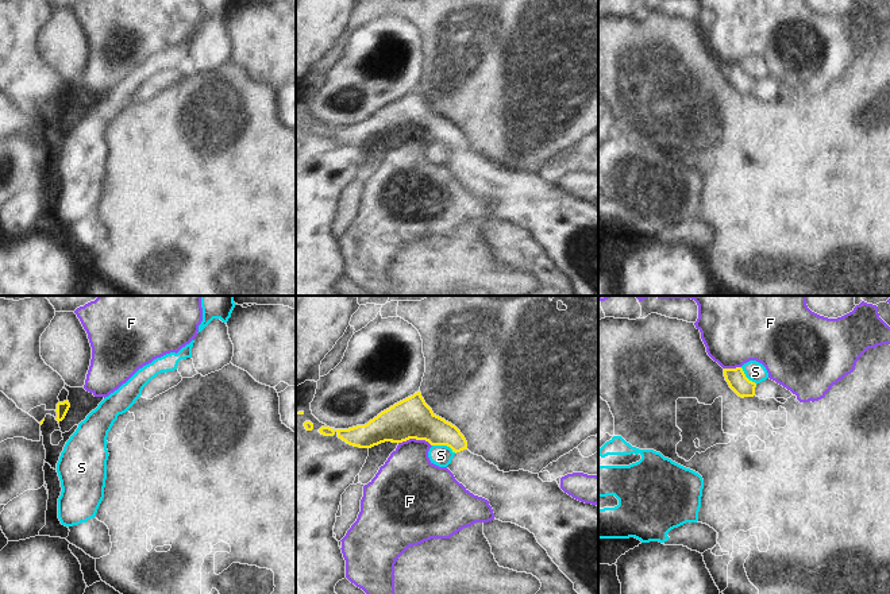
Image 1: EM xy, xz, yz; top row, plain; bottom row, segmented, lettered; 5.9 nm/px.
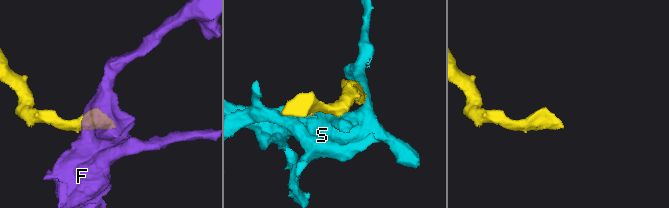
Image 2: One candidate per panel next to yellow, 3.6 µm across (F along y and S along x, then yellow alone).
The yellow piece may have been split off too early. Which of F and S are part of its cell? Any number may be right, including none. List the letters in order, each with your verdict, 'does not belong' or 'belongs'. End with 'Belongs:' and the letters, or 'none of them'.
F: does not belong
S: does not belong
Belongs: none of them

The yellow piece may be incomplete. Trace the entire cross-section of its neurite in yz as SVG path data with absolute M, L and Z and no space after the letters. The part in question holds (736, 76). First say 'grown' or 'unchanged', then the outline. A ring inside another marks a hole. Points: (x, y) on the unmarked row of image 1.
grown; M741 65L724 66L724 74L729 85L741 96L744 94L759 94L766 96L790 96L794 93L790 88L777 81L775 78L767 76L760 81L750 78Z

